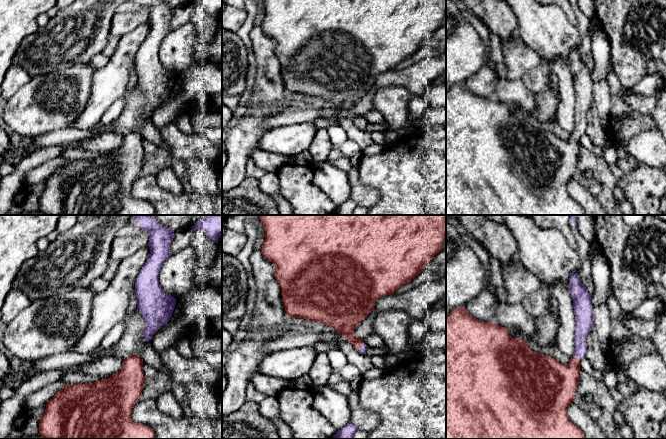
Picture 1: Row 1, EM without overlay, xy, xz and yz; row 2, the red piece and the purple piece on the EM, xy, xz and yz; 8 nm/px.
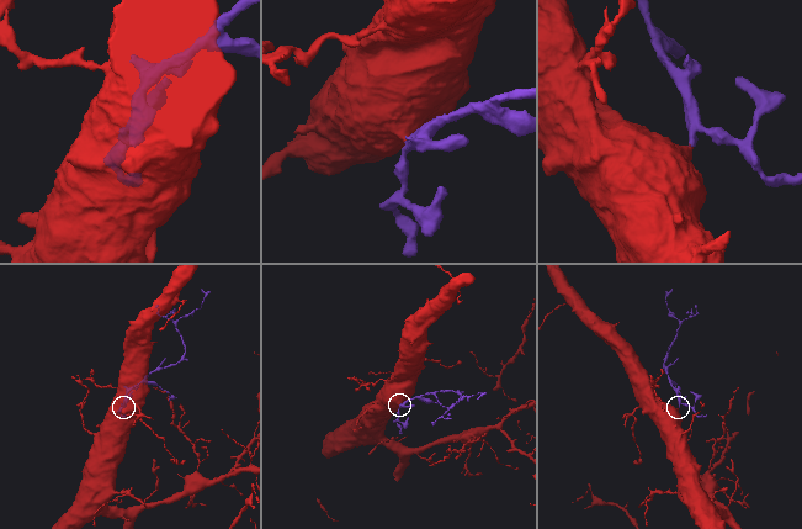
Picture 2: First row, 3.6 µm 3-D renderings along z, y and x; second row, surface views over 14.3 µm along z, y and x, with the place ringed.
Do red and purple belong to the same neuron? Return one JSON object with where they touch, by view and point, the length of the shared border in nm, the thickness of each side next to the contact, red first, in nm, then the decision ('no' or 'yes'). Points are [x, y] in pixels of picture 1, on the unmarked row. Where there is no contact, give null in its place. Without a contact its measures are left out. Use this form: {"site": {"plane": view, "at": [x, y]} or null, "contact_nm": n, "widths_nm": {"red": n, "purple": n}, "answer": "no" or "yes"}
{"site": {"plane": "xz", "at": [360, 123]}, "contact_nm": 90, "widths_nm": {"red": 200, "purple": 60}, "answer": "yes"}

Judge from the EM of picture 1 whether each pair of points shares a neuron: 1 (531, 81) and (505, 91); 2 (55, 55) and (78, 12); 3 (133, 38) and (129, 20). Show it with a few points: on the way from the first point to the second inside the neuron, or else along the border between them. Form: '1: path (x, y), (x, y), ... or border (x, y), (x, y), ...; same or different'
1: border (520, 79), (534, 95); different
2: path (62, 44), (78, 28), (78, 23); same
3: border (145, 21), (120, 38); different

